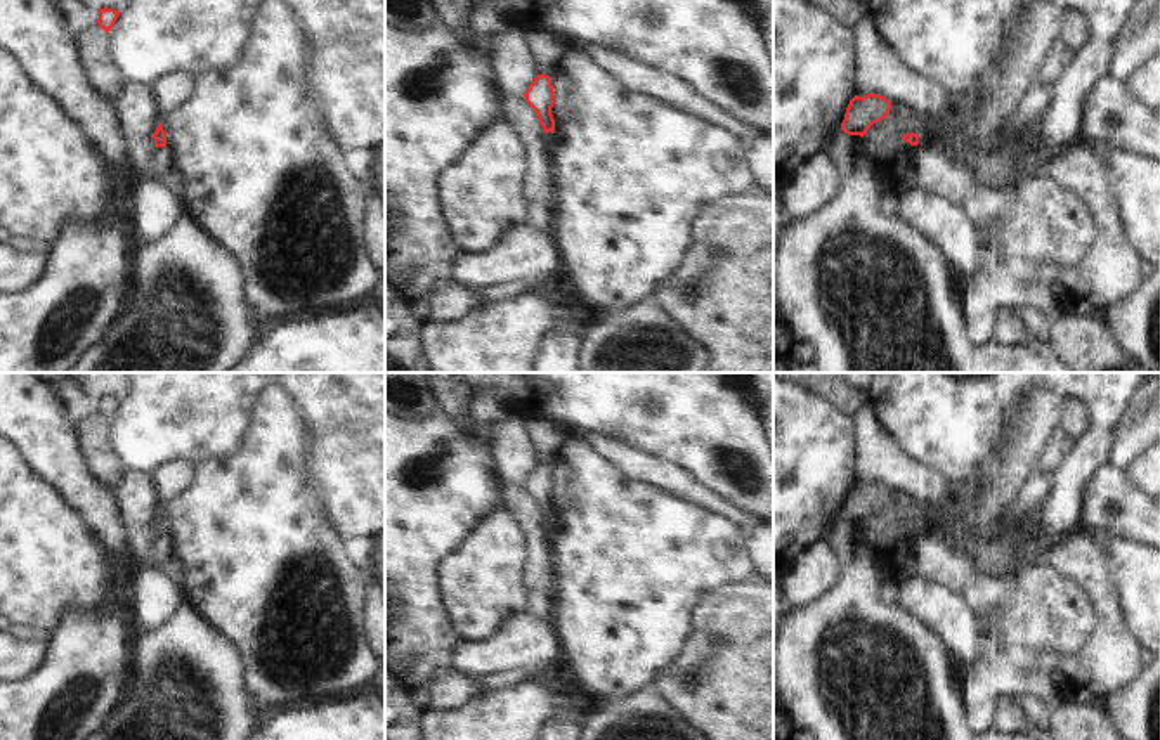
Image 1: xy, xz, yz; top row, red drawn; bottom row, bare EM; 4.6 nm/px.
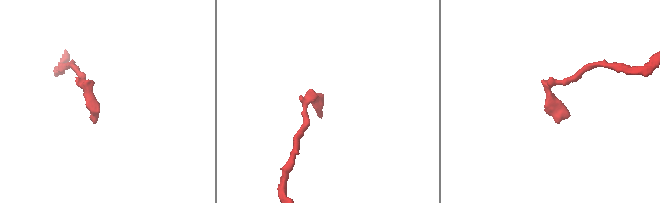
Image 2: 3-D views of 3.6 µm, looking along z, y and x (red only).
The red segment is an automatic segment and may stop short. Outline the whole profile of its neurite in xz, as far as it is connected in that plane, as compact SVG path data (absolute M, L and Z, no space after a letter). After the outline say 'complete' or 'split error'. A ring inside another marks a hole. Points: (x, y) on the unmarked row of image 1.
M538 463L534 470L529 473L529 477L524 482L525 490L534 497L543 520L553 520L555 518L555 508L551 503L553 496L553 473L551 464L548 463Z; complete

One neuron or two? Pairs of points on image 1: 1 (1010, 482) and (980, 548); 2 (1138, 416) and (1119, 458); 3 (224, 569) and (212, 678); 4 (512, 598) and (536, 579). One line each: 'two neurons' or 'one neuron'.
1: two neurons
2: one neuron
3: two neurons
4: two neurons

